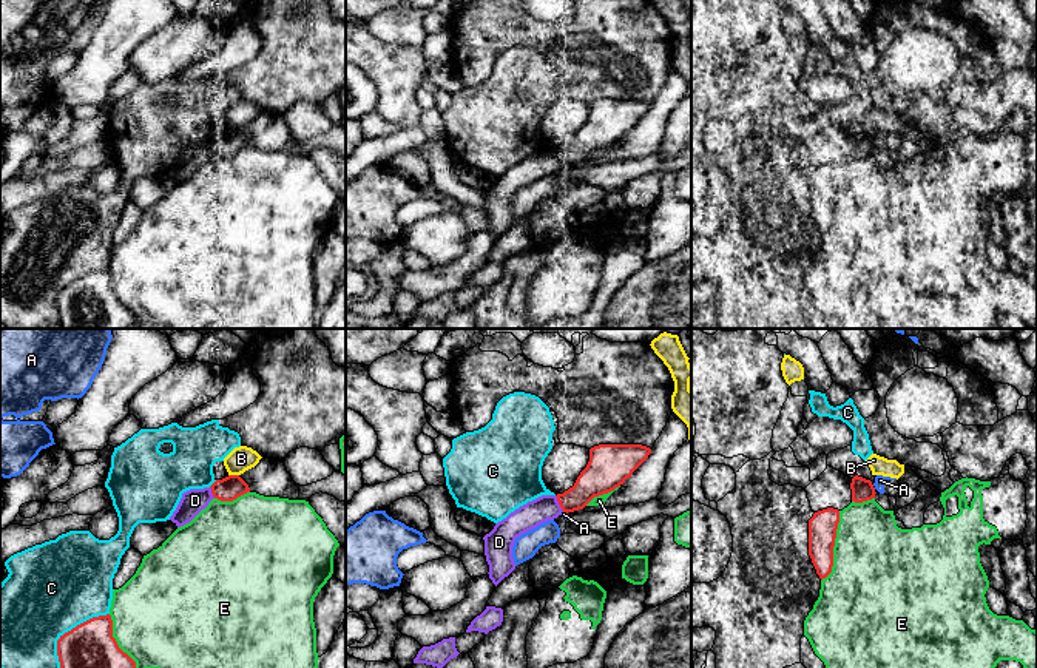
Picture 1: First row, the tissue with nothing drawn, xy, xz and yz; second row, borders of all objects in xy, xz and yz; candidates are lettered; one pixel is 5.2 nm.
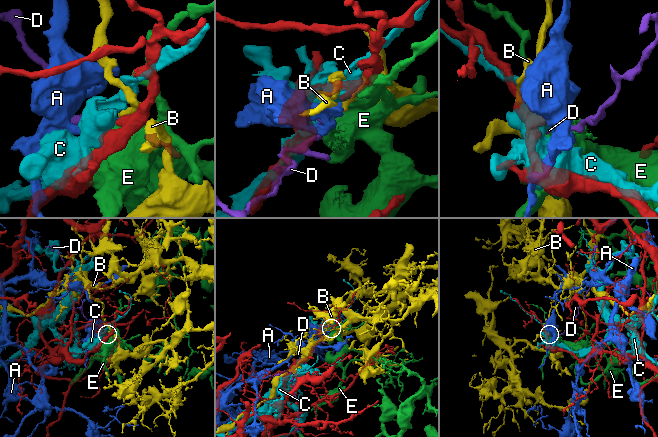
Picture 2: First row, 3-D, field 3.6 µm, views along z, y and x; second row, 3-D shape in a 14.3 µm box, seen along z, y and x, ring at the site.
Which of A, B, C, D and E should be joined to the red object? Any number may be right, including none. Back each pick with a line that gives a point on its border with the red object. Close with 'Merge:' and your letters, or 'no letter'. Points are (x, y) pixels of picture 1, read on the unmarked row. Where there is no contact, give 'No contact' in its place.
Merge: no letter

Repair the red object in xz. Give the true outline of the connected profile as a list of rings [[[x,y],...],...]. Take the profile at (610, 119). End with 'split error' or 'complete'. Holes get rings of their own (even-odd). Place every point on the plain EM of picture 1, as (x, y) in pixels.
[[[599,99],[589,103],[589,116],[573,142],[557,148],[563,167],[583,164],[594,151],[608,148],[648,113],[651,103],[642,99]]]; complete

